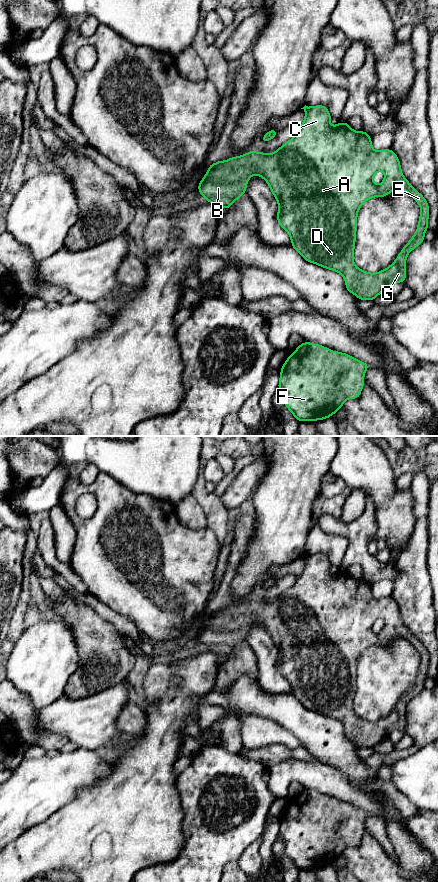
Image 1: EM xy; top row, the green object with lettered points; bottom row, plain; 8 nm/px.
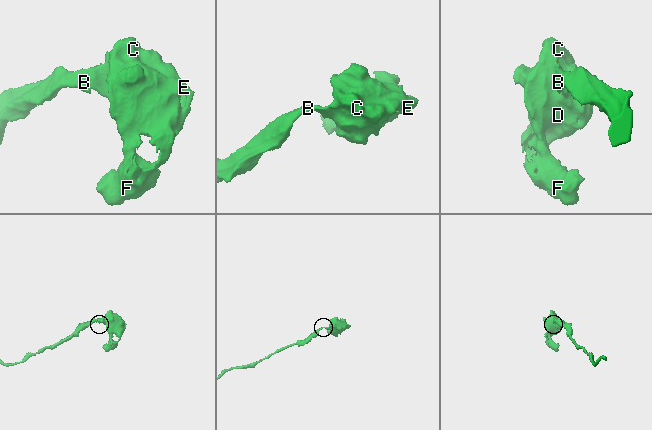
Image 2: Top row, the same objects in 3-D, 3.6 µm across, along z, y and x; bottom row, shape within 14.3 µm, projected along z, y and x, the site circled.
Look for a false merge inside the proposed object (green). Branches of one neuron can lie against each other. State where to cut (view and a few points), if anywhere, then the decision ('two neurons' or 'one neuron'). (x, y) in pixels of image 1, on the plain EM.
no cut | one neuron

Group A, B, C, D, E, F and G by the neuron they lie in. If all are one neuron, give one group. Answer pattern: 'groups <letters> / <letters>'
groups A B C D E F G

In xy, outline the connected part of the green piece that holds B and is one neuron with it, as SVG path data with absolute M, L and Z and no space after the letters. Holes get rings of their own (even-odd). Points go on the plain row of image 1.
M324 553L313 555L304 554L305 566L295 583L272 602L264 600L249 601L232 605L225 609L218 609L208 615L207 621L198 633L200 643L222 657L231 656L232 650L238 648L246 641L247 629L254 623L262 625L269 633L271 640L278 650L277 669L289 682L292 695L308 710L340 721L346 732L346 737L361 748L372 748L389 737L395 731L405 731L407 703L424 688L428 678L429 653L424 644L420 642L403 624L400 609L391 597L375 599L372 595L371 585L365 579L354 579L347 570L339 570L336 574L330 572L331 563ZM382 619L385 626L381 632L373 630L374 623ZM401 637L409 641L419 652L421 659L417 678L414 684L403 695L396 708L386 717L369 721L359 717L353 708L358 658L362 652L373 645L385 645L394 638Z

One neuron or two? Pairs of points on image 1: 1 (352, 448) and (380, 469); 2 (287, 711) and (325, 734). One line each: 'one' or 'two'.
1: one
2: one

